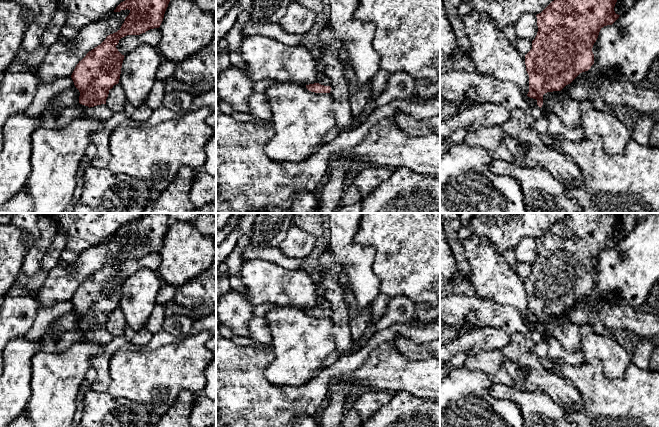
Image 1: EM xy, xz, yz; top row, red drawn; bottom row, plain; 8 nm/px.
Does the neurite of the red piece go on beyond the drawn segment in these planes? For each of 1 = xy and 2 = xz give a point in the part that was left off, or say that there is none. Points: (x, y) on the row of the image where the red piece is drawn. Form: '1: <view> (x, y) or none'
1: xy (100, 139)
2: xz (322, 79)

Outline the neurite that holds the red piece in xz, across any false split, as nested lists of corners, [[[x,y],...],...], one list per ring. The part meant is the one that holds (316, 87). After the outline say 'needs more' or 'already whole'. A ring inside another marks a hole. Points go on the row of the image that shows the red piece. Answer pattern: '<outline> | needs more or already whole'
[[[319,53],[315,54],[315,60],[317,61],[317,68],[319,72],[318,79],[316,83],[306,85],[306,88],[309,91],[315,93],[330,93],[331,82],[324,74],[325,64],[322,61],[322,58]]] | needs more

